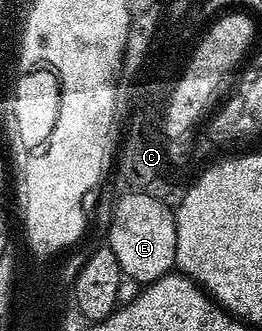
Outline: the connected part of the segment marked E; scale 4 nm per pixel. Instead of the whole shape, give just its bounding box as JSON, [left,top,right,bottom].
[106,196,176,285]

